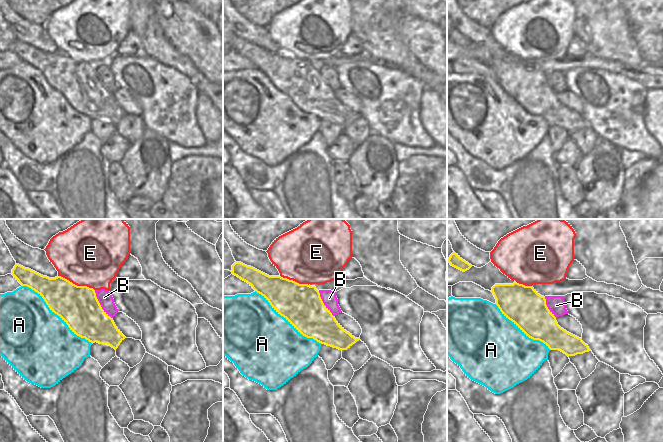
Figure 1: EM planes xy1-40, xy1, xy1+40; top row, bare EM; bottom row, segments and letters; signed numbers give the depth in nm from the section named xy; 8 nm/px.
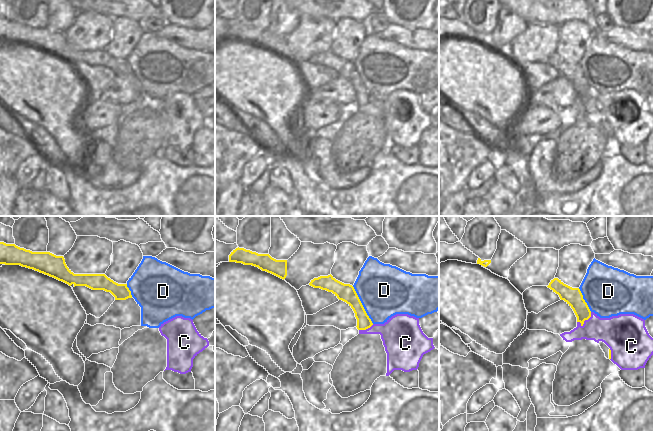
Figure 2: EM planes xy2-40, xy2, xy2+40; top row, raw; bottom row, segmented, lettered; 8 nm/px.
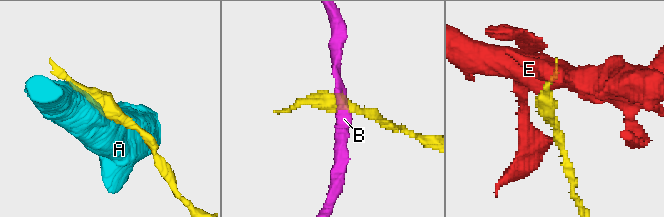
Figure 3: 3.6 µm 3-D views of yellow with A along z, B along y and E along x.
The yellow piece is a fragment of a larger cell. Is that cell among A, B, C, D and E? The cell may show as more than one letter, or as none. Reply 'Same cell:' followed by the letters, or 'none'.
Same cell: none

